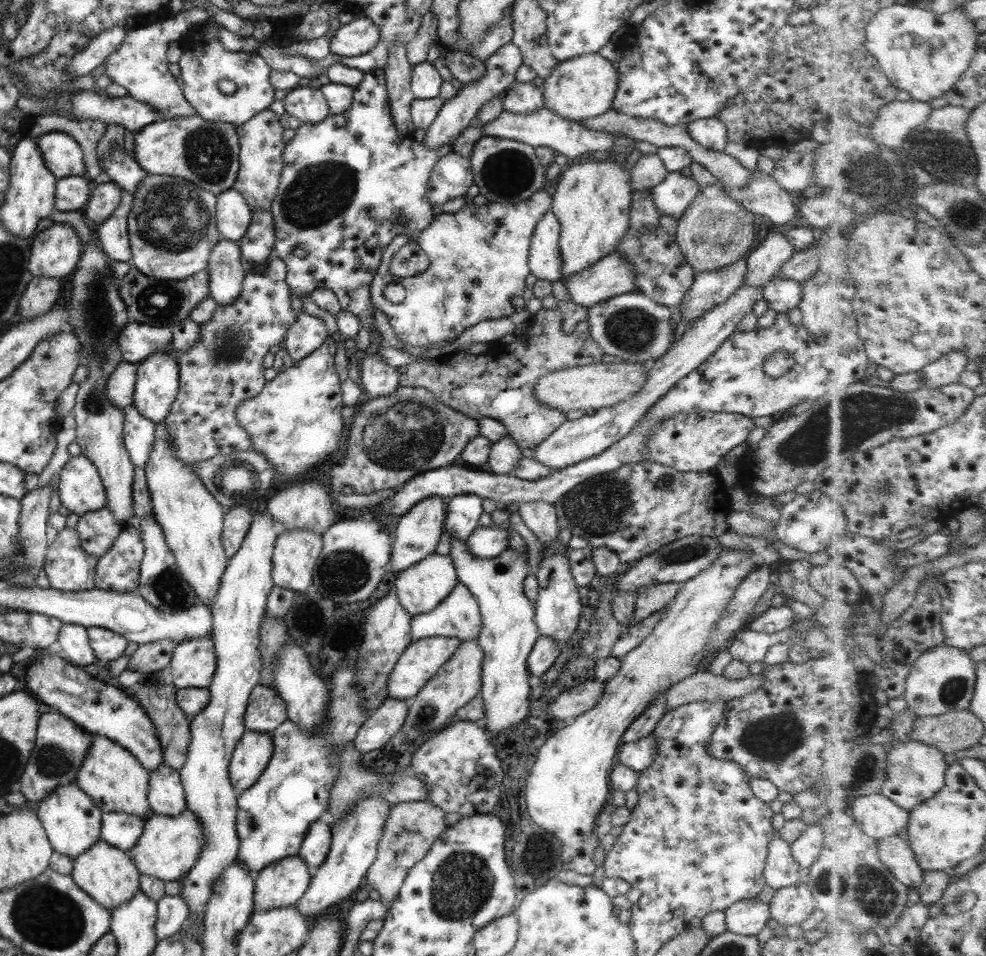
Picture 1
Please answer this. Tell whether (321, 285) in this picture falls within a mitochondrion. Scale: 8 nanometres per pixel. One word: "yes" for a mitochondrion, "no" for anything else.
no

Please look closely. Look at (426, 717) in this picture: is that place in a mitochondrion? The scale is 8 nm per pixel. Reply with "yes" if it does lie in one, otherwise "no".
yes

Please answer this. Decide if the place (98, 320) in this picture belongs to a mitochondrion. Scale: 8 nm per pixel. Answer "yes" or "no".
yes

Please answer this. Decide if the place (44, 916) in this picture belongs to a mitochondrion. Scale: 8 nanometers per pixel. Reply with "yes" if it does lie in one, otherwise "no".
yes

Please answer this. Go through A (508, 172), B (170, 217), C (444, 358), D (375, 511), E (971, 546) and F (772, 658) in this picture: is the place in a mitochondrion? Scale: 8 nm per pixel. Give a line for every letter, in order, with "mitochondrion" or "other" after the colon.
A: mitochondrion
B: mitochondrion
C: other
D: other
E: other
F: other

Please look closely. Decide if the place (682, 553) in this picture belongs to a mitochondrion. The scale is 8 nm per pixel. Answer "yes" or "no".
yes

